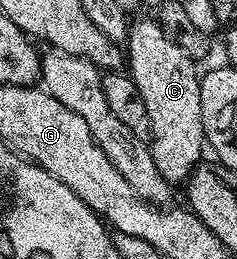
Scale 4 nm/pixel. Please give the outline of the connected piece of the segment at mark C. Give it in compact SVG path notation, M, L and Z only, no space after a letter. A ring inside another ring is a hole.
M154 18L139 19L130 24L125 40L129 74L134 79L145 105L149 109L151 137L149 146L153 162L165 181L183 185L195 174L205 151L203 118L201 117L200 72L195 72L196 60L191 59L166 33Z

